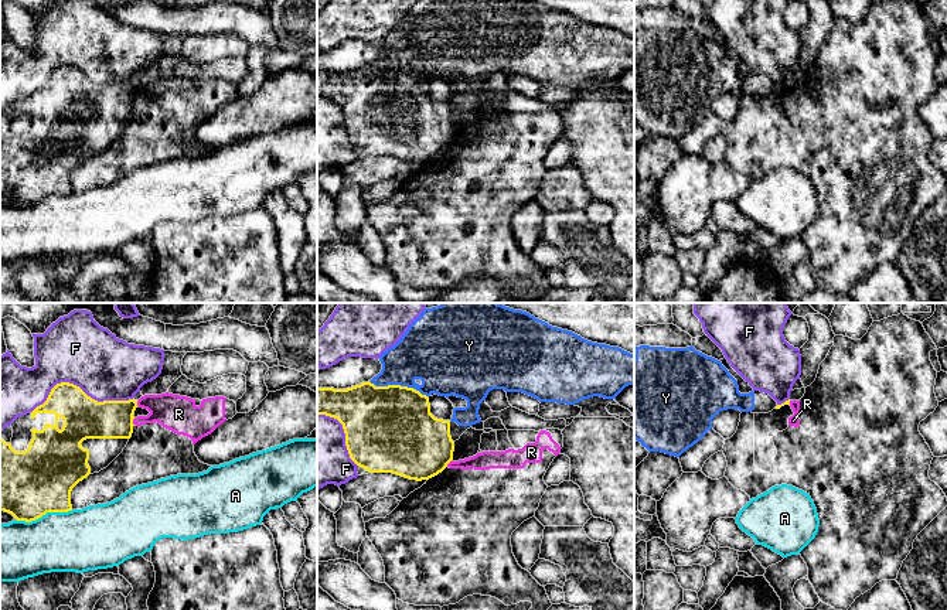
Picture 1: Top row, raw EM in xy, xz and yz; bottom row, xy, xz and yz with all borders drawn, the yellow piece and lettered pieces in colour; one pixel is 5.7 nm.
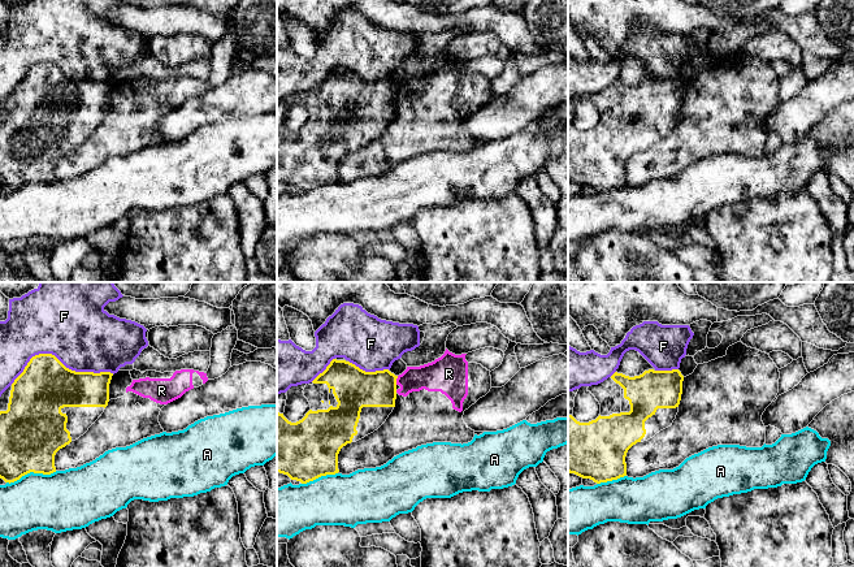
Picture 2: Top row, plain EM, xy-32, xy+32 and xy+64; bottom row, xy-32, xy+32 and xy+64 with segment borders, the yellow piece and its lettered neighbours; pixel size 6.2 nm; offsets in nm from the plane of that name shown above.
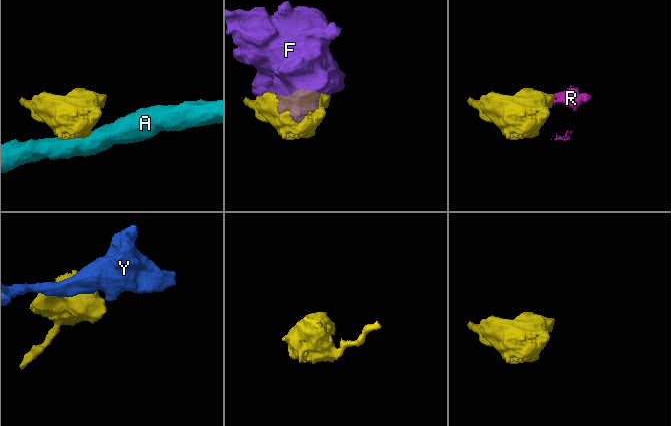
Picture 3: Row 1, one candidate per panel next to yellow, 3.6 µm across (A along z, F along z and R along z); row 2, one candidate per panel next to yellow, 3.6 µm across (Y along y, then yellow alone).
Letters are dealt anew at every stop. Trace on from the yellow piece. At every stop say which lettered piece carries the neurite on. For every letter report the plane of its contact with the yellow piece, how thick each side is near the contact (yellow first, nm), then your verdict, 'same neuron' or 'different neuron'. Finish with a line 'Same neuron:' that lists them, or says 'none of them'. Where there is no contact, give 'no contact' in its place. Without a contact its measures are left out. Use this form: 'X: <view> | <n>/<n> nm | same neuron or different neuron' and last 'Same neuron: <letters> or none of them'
A: xy | 380/360 nm | different neuron
F: xy | 240/380 nm | different neuron
R: xy | 220/200 nm | different neuron
Y: xz | 480/320 nm | different neuron
Same neuron: none of them

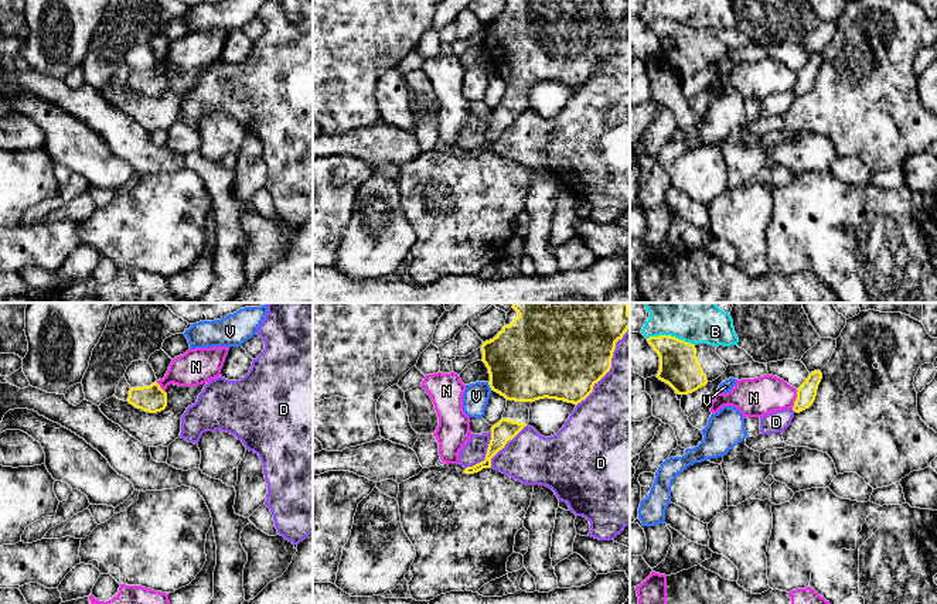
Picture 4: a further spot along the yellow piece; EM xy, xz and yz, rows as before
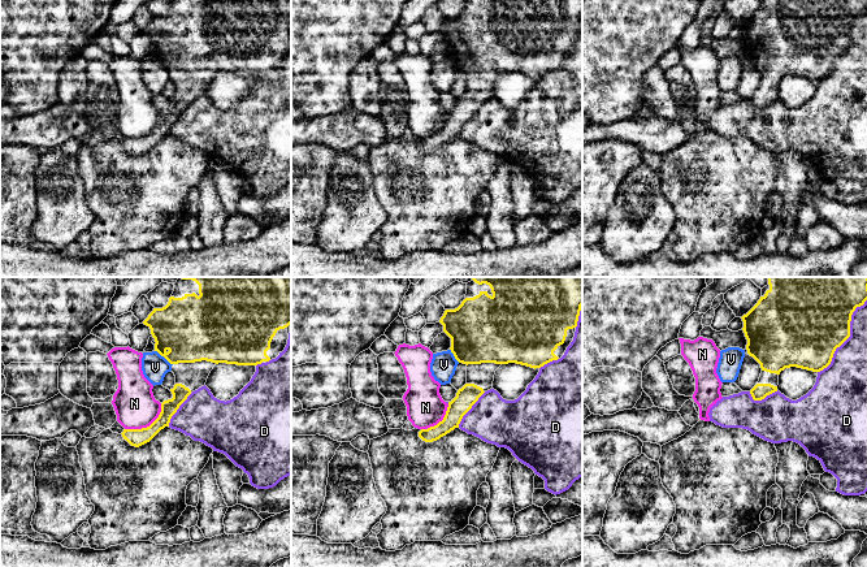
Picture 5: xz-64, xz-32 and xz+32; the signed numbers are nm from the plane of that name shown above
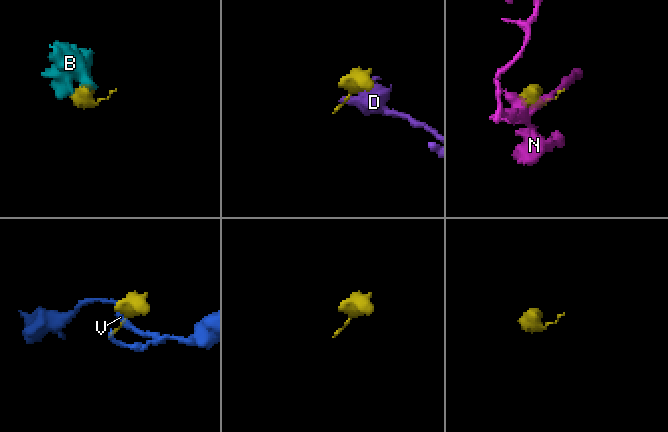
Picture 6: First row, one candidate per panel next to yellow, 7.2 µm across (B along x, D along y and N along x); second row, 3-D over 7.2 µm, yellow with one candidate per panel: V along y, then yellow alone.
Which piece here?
B: yz | 220/160 nm | different neuron
D: xz | 440/460 nm | different neuron
N: yz | 110/220 nm | different neuron
V: xz | 440/150 nm | different neuron
Same neuron: none of them

